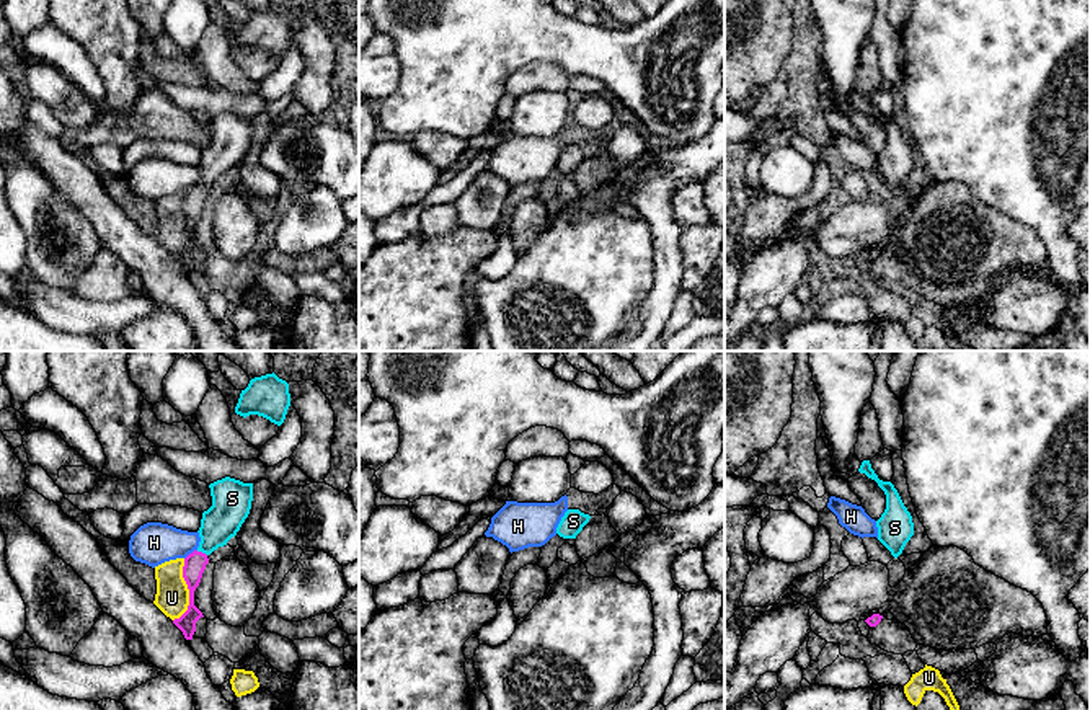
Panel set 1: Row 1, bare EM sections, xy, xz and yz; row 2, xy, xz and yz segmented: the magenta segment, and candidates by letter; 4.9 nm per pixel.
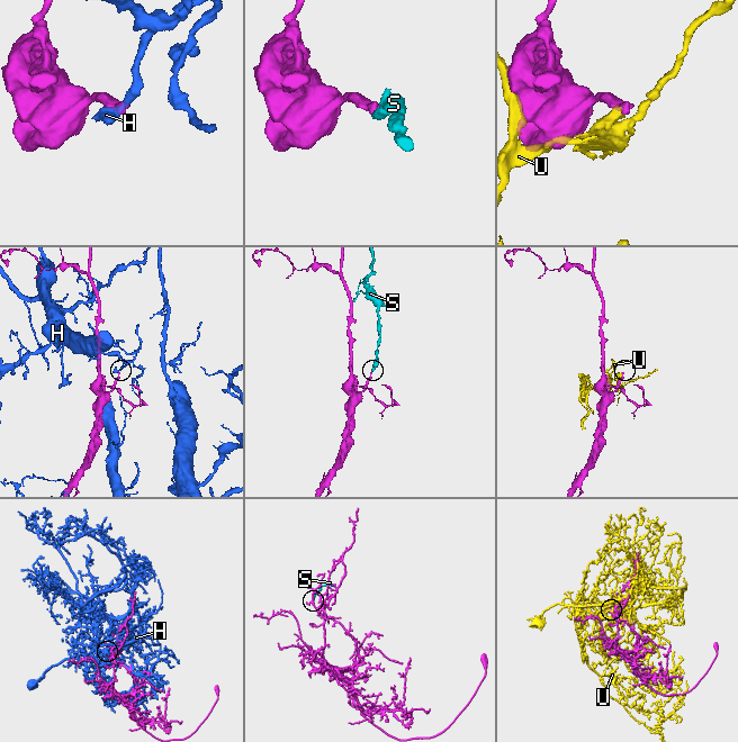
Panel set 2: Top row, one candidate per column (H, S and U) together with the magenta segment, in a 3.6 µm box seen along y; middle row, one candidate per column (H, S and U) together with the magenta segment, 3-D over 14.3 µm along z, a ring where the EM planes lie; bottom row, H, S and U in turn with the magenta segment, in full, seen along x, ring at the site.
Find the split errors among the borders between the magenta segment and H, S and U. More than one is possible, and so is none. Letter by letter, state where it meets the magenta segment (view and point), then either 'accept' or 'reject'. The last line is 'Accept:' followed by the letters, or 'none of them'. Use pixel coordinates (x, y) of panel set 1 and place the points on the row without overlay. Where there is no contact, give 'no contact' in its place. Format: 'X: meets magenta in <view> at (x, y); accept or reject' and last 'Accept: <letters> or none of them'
H: meets magenta in xy at (190, 188); reject
S: meets magenta in xy at (201, 186); accept
U: meets magenta in xy at (190, 226); reject
Accept: S

